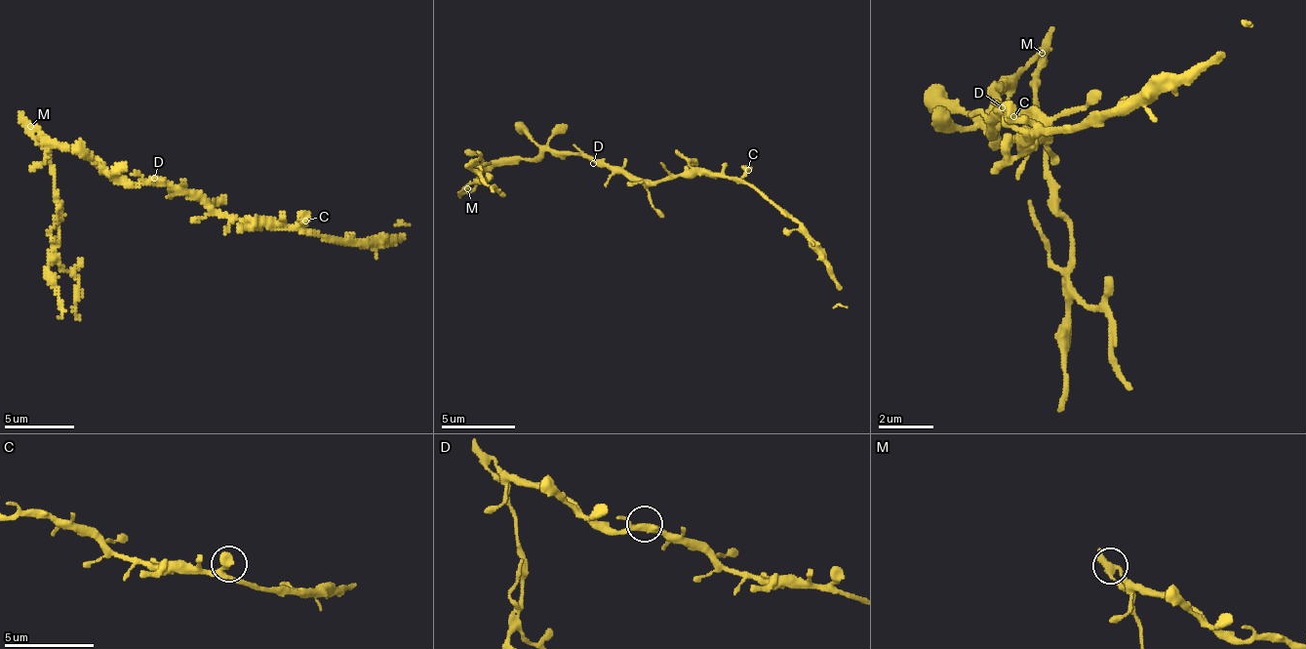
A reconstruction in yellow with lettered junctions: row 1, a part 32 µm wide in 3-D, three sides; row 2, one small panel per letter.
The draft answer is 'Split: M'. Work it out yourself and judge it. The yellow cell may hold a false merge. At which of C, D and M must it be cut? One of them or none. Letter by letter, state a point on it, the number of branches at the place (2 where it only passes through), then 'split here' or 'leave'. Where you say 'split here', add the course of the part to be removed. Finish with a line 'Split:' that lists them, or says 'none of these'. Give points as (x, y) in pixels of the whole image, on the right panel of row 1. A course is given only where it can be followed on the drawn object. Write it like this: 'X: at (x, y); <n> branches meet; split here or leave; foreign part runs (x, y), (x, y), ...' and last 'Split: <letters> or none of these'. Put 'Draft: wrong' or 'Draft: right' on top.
Draft: right
C: at (1013, 116); 2 branches meet; leave
D: at (1002, 107); 3 branches meet; leave
M: at (1042, 53); 3 branches meet; split here; foreign part runs (1041, 52), (1037, 97), (1049, 141), (1049, 187), (1069, 225), (1070, 287), (1114, 323), (1121, 378), (1134, 389)
Split: M

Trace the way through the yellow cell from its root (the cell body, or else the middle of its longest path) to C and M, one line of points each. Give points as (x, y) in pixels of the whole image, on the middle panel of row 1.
C: (593, 157), (653, 182), (678, 176), (740, 177), (748, 170)
M: (593, 157), (556, 154), (545, 149), (522, 160), (487, 164), (466, 188)

